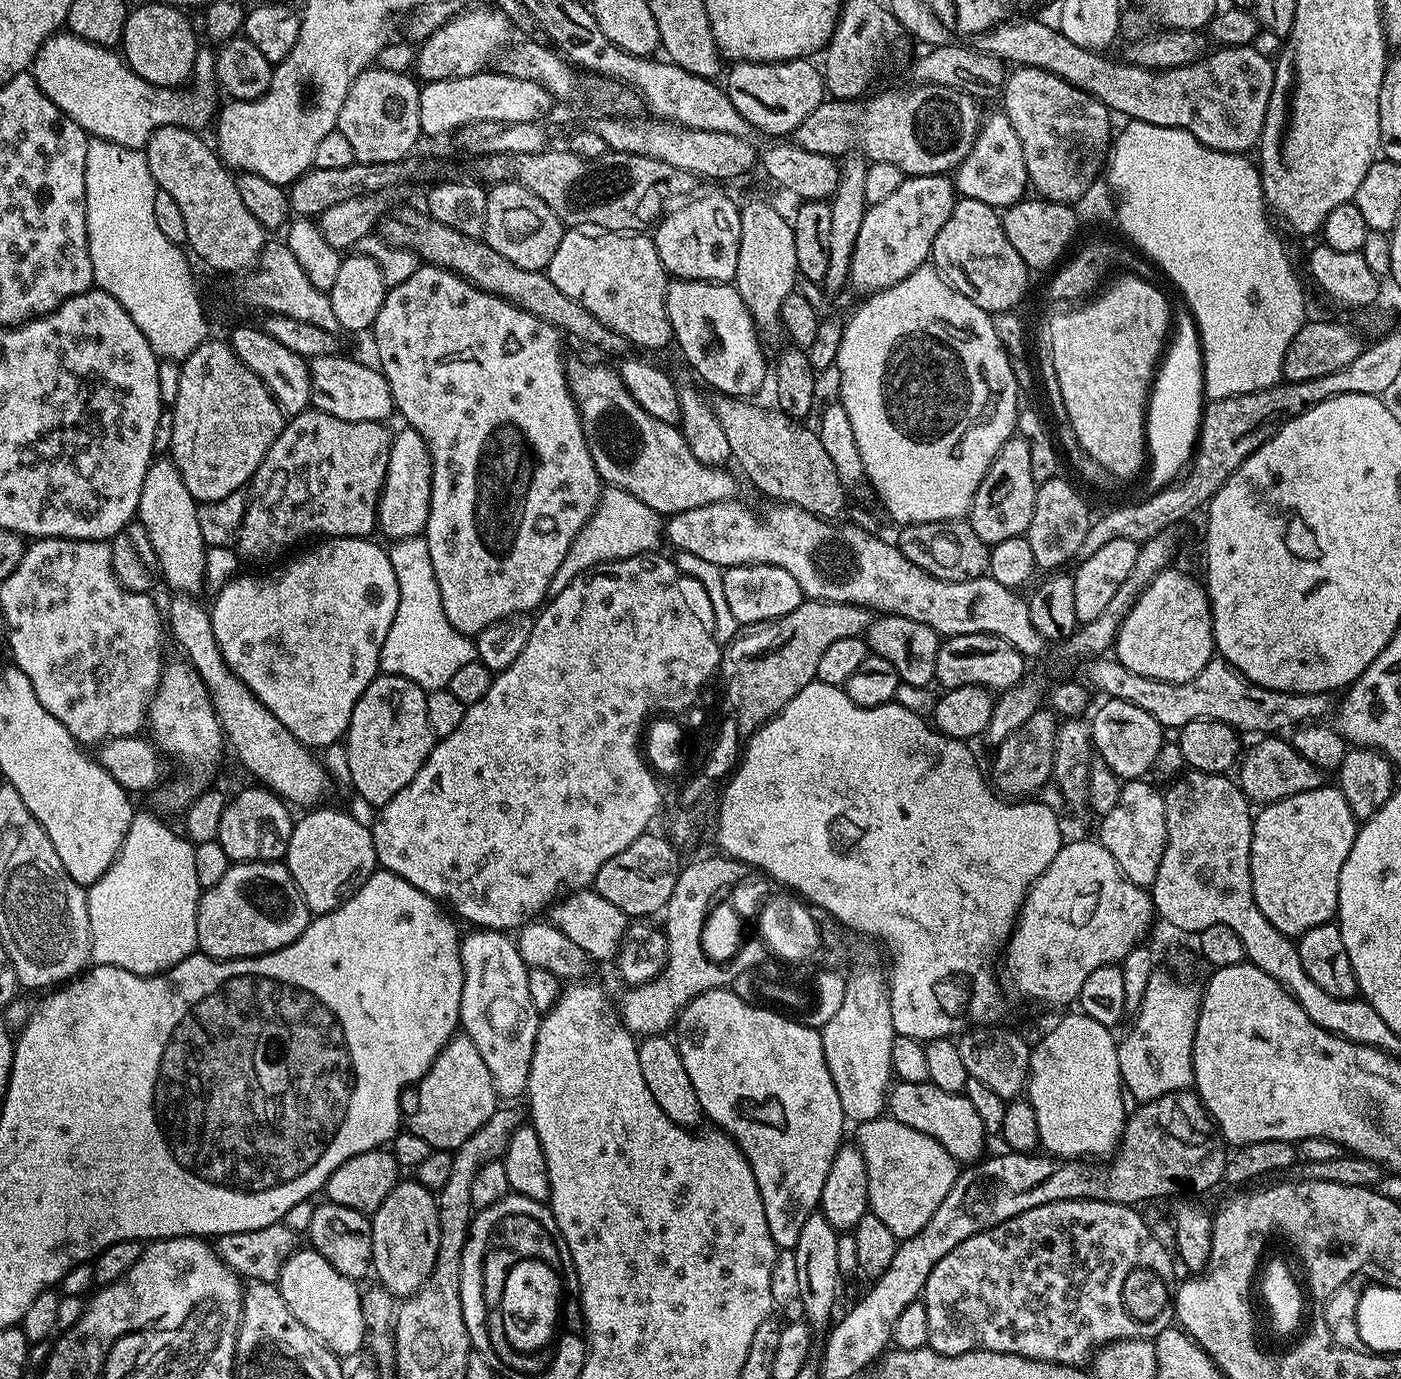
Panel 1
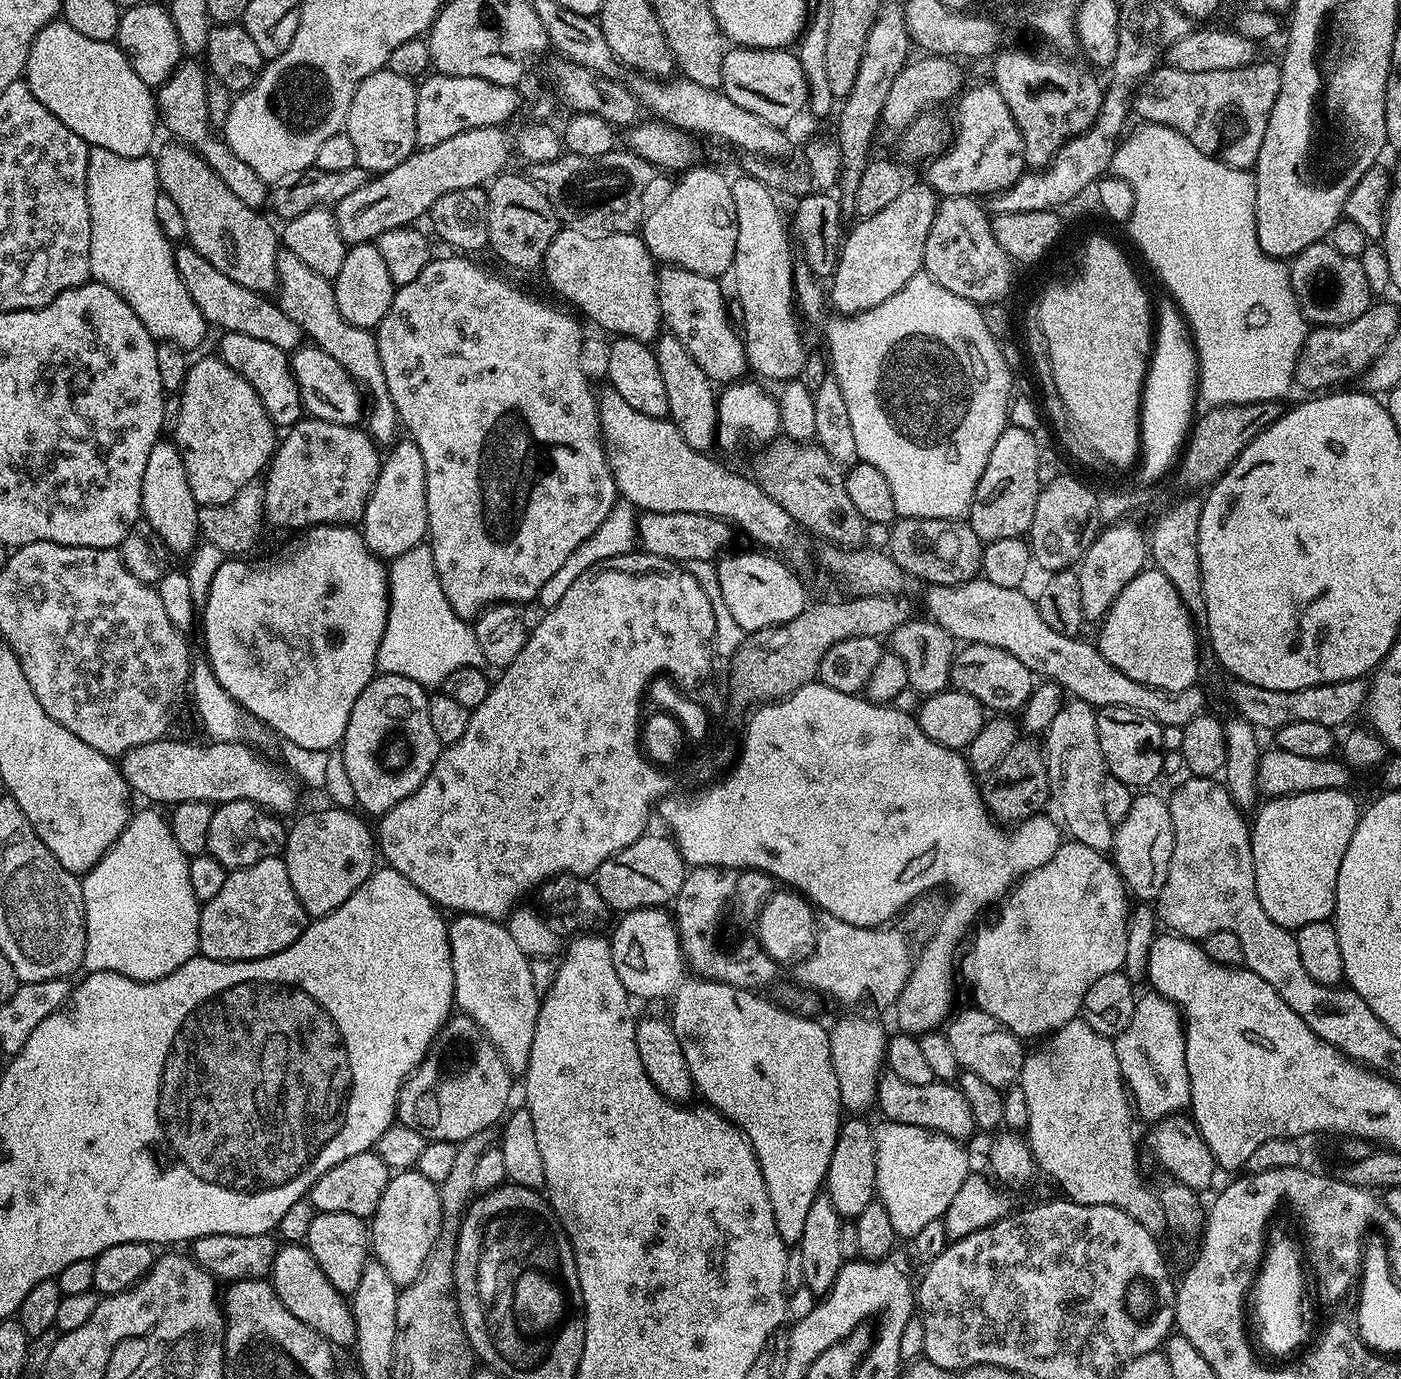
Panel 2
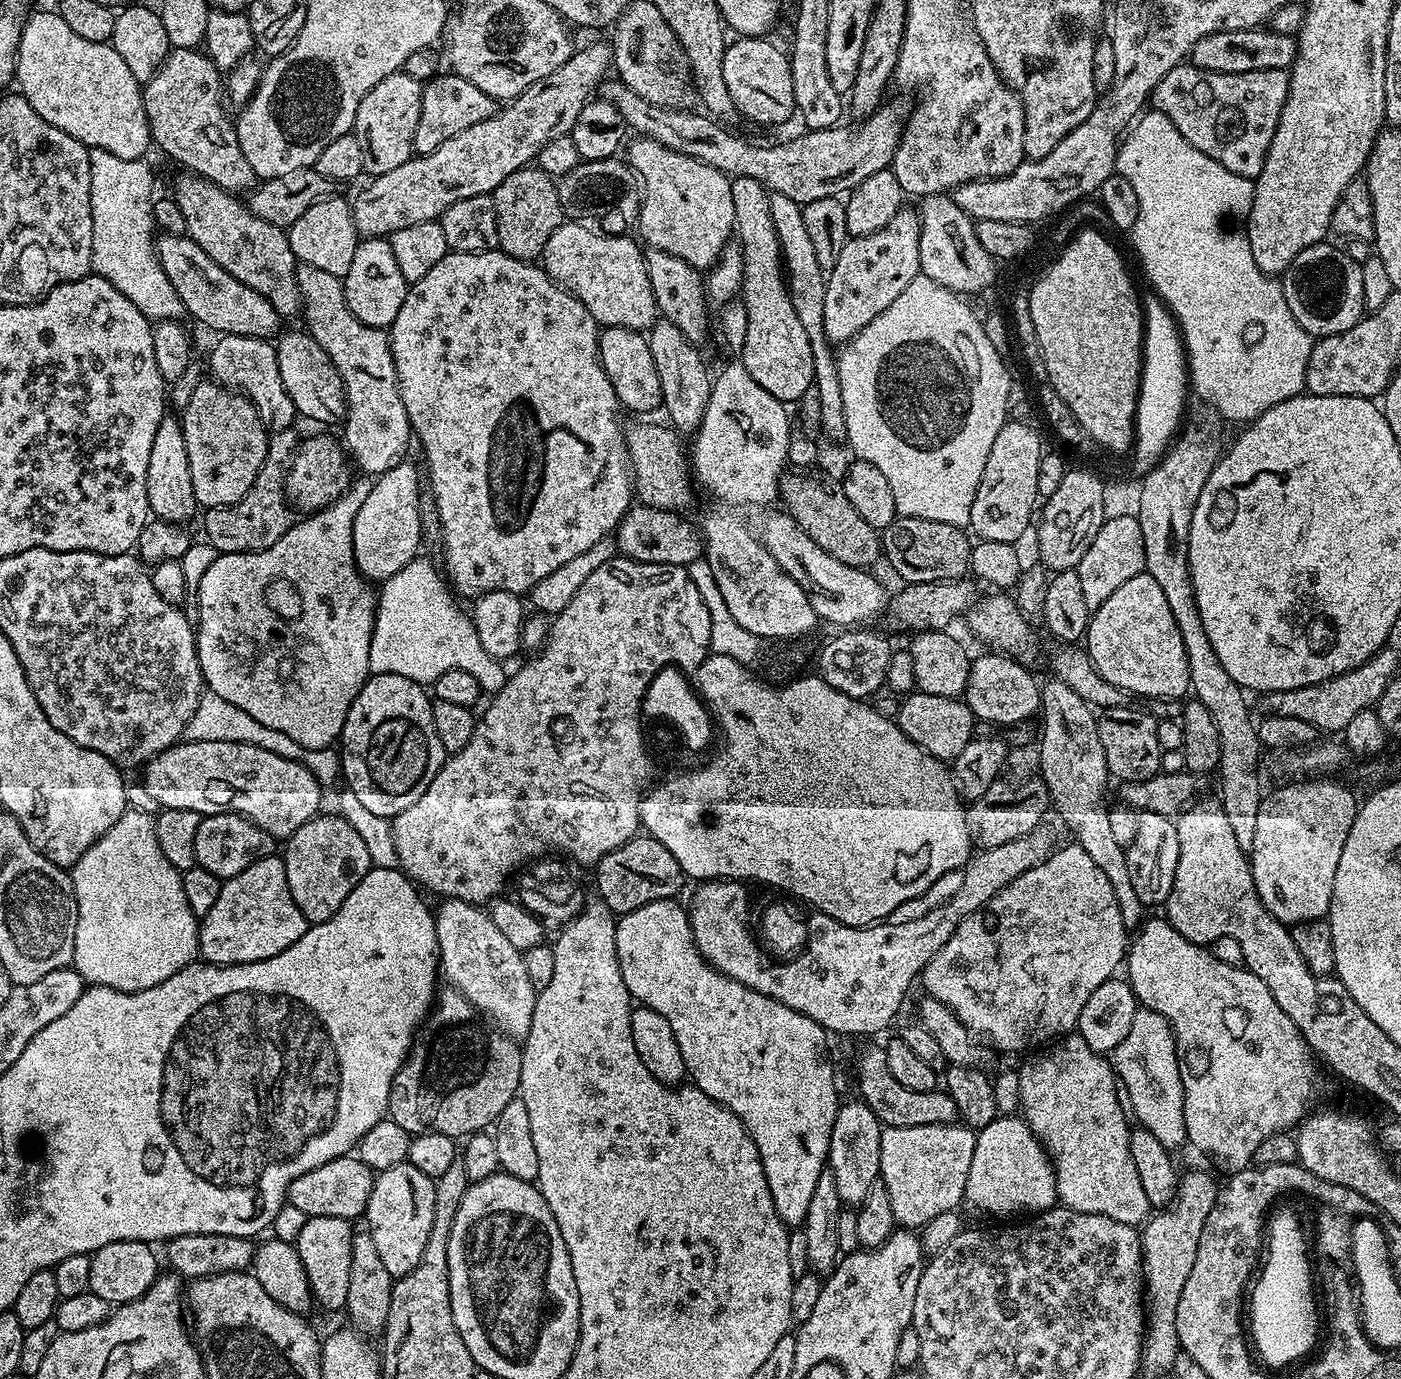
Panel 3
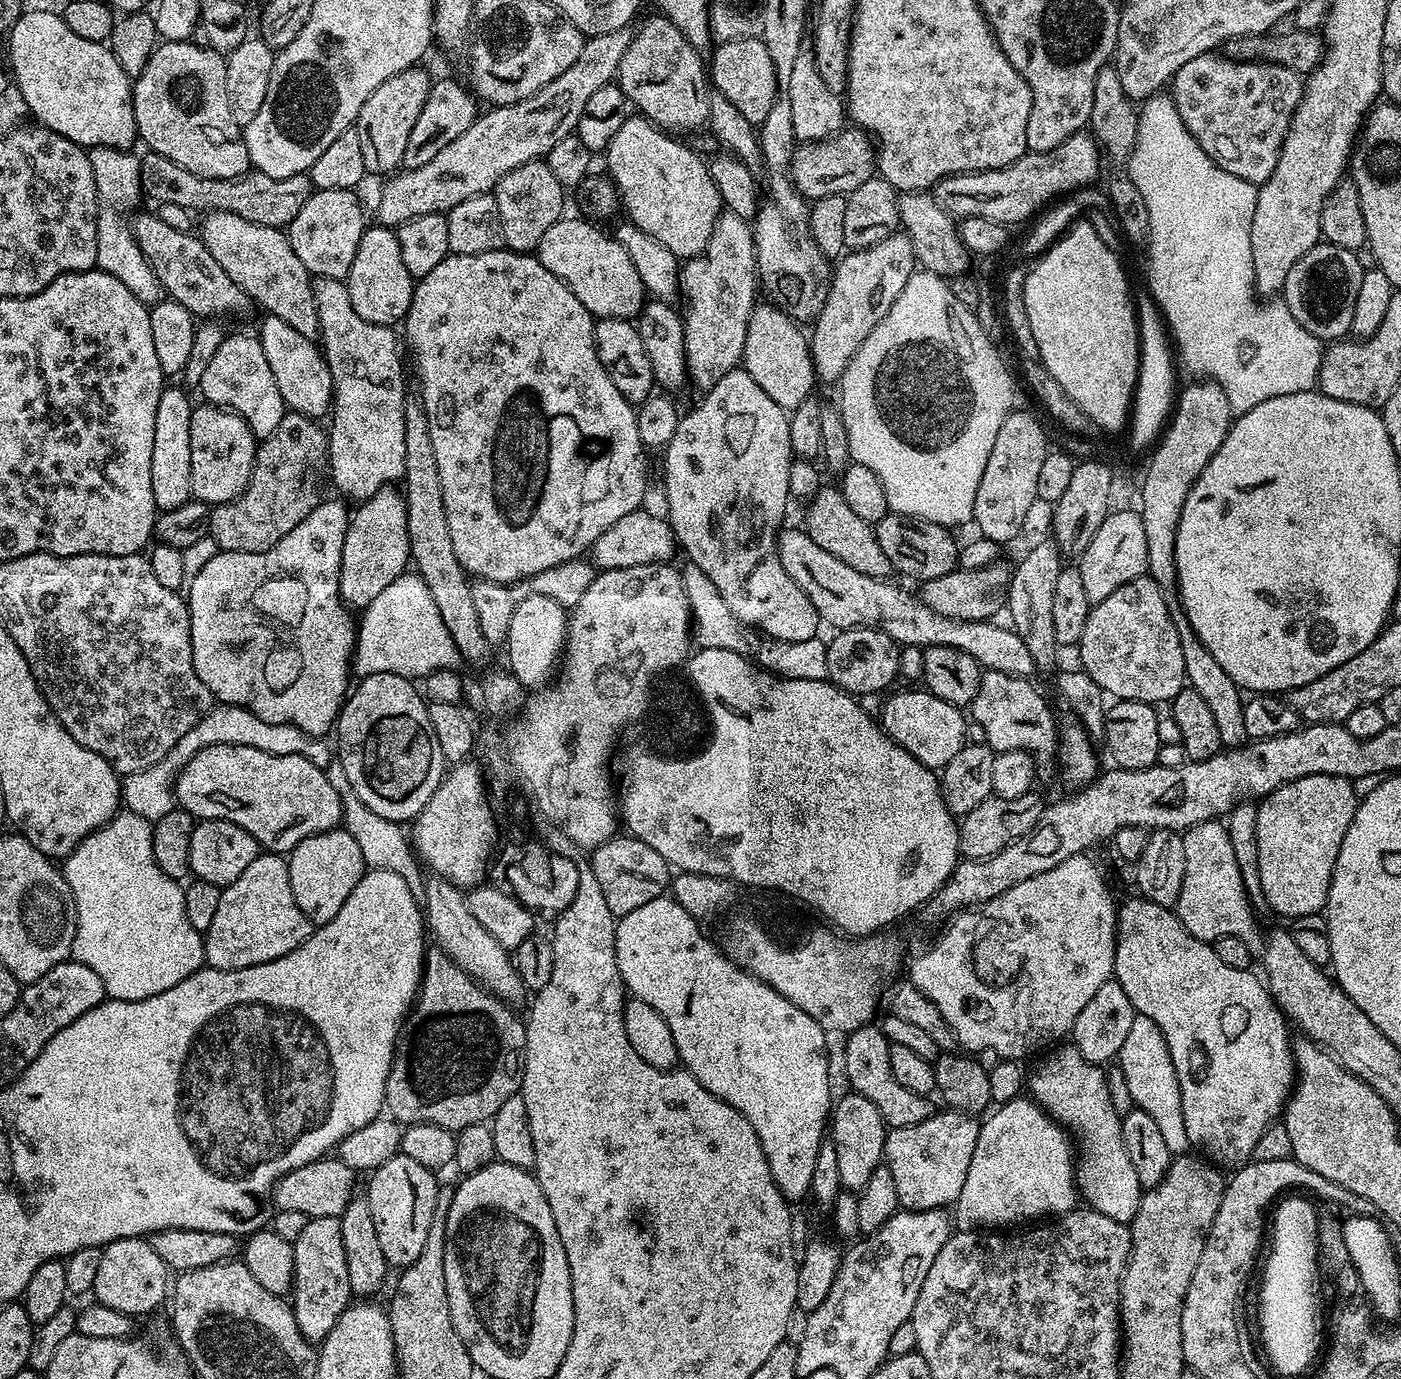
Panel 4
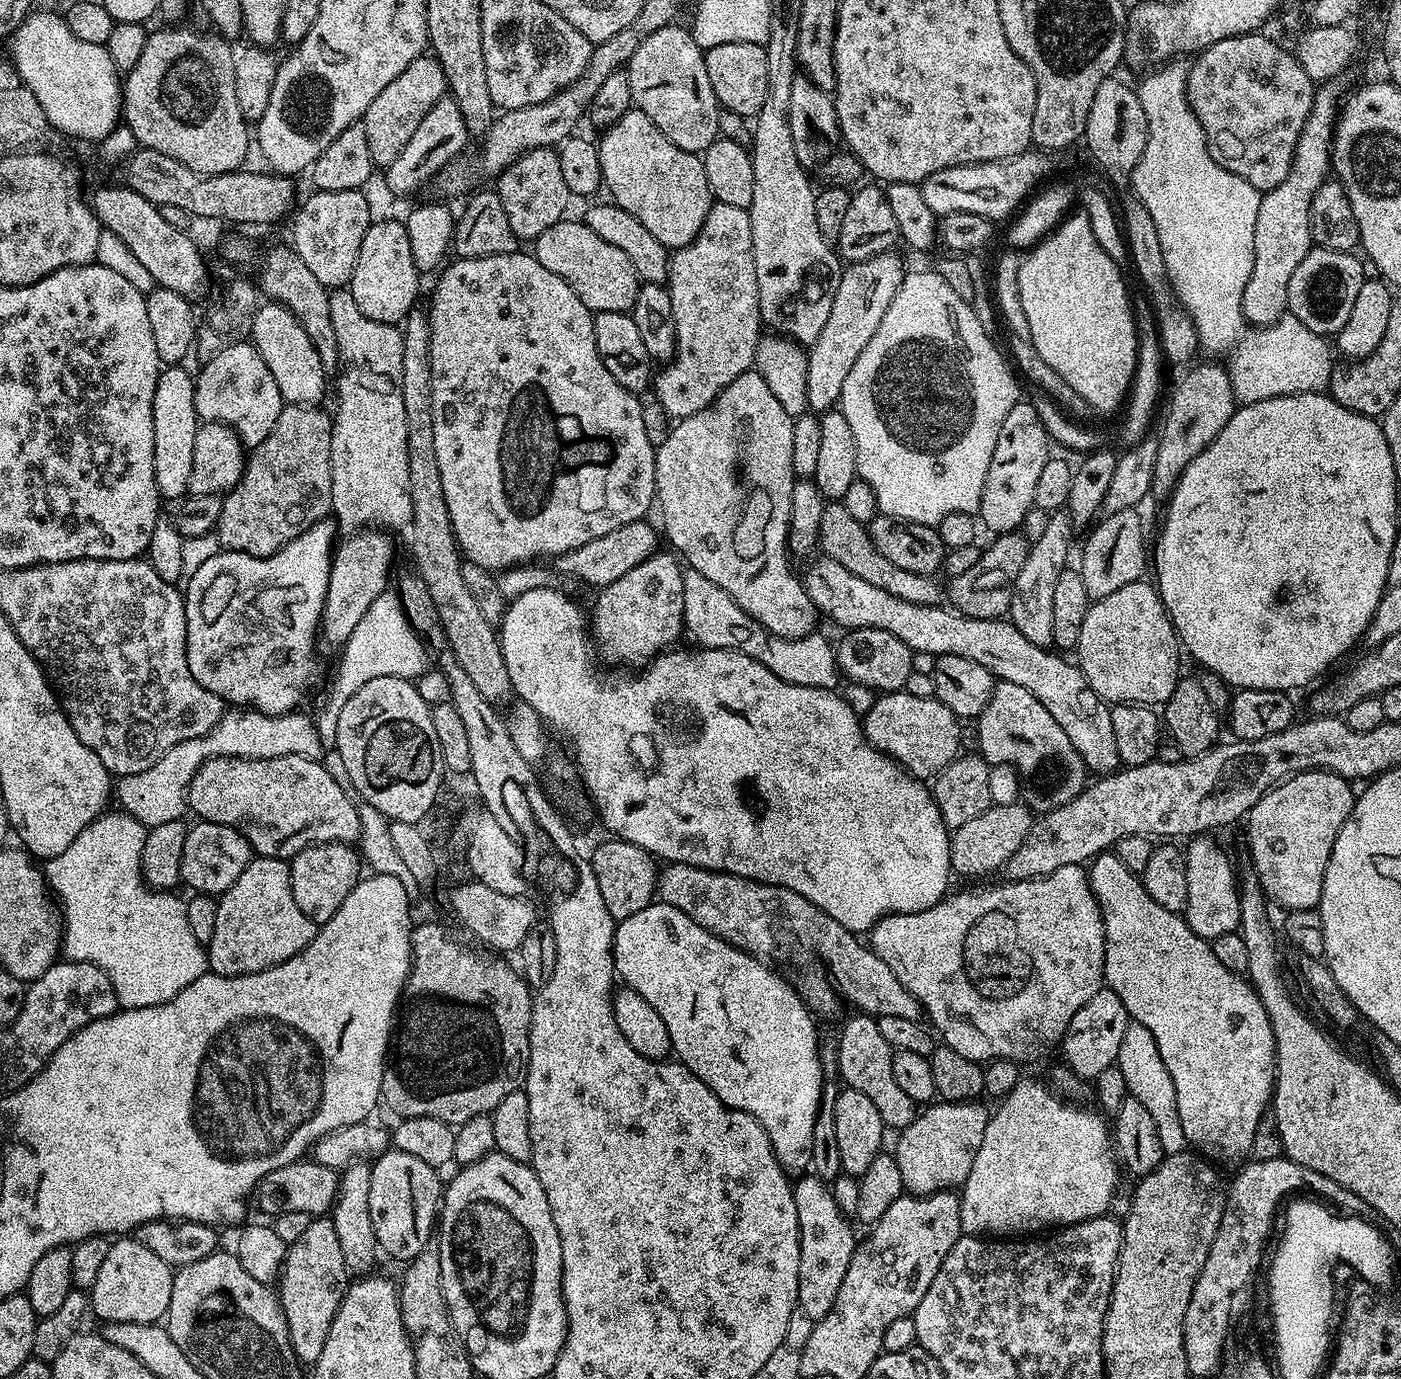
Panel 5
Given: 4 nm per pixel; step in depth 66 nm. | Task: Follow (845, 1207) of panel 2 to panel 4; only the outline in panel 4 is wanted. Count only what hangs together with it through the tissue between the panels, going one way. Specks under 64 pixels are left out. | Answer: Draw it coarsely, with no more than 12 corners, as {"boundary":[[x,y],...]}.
{"boundary":[[862,1094],[830,1113],[841,1189],[859,1193],[884,1160],[889,1129]]}

